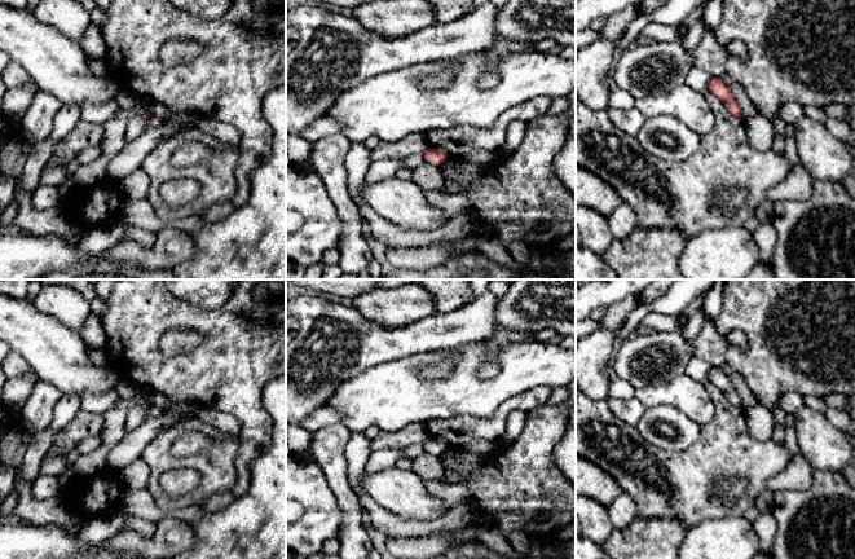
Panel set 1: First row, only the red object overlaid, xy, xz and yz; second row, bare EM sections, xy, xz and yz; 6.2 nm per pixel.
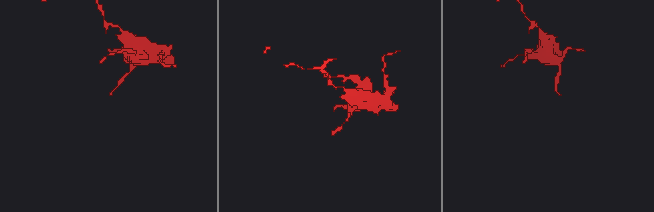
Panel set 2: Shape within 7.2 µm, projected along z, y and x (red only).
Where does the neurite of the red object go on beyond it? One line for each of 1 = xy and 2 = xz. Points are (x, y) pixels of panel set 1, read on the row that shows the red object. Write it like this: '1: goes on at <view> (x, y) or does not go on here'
1: does not go on here
2: does not go on here

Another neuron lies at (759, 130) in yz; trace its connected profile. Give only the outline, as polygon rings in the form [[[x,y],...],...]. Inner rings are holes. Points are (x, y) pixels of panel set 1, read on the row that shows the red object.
[[[755,114],[745,119],[745,124],[749,145],[758,151],[771,150],[776,135],[771,119]]]

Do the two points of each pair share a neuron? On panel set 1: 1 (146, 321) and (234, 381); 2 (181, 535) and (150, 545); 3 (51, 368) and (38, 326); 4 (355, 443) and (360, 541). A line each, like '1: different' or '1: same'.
1: same
2: same
3: same
4: different

